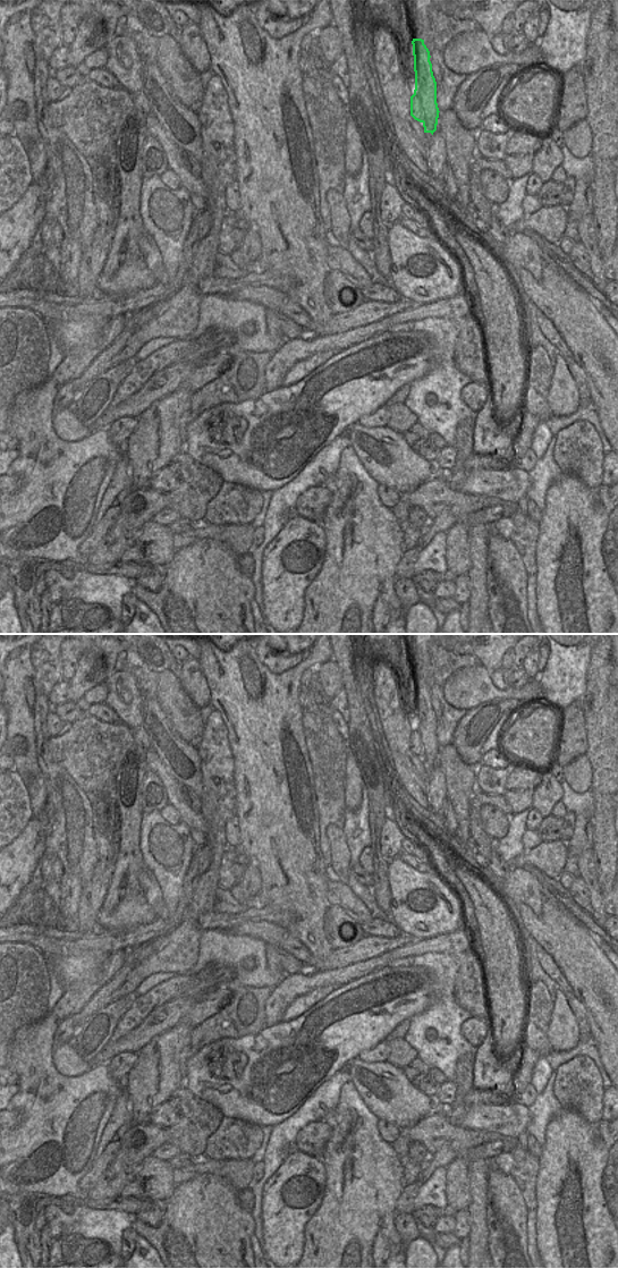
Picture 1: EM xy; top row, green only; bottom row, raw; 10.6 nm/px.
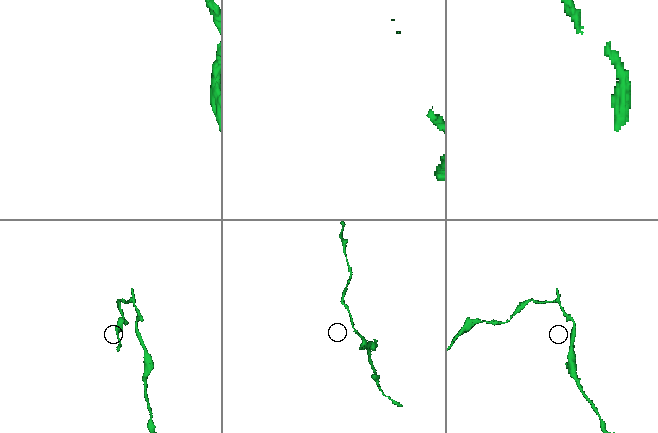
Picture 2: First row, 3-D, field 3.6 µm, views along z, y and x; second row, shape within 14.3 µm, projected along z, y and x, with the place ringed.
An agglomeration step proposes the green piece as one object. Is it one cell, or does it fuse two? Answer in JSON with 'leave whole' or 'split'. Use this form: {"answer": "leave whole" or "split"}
{"answer": "split"}

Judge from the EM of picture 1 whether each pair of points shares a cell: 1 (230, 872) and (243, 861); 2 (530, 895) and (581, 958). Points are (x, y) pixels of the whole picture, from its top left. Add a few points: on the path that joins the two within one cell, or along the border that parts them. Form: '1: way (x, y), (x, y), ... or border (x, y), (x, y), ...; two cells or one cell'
1: way (234, 869), (239, 863); one cell
2: border (544, 899), (539, 915), (515, 904), (522, 924); two cells

